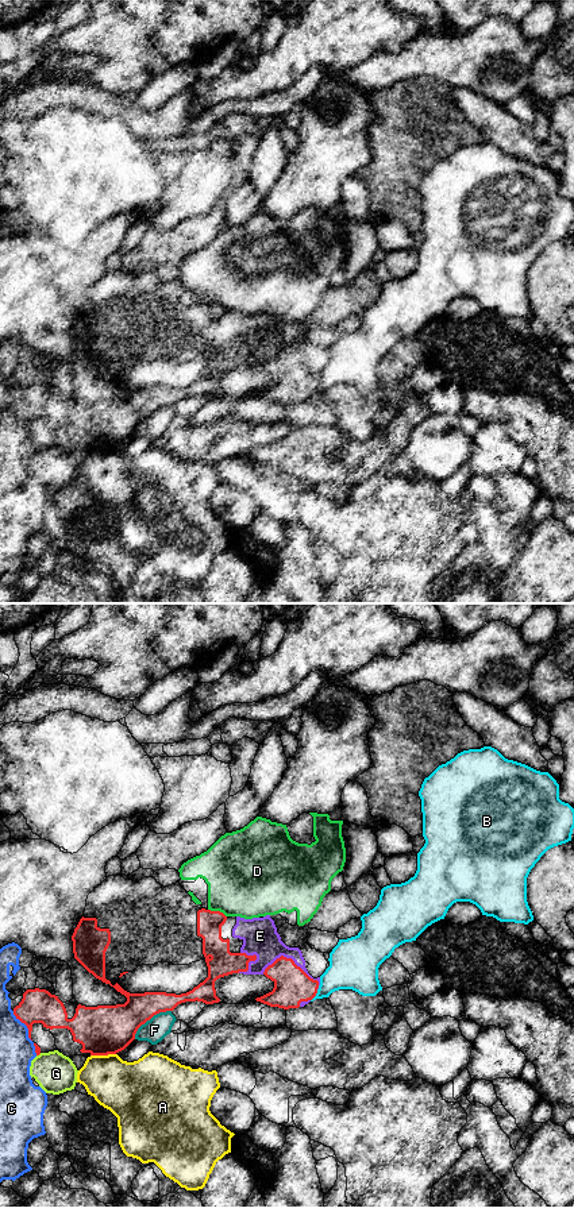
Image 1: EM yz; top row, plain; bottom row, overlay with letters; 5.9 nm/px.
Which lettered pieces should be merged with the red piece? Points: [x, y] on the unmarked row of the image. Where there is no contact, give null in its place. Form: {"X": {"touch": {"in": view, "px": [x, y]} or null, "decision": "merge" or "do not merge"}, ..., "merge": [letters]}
{"A": {"touch": {"in": "yz", "px": [103, 450]}, "decision": "do not merge"}, "B": {"touch": {"in": "yz", "px": [315, 390]}, "decision": "do not merge"}, "C": {"touch": {"in": "yz", "px": [26, 420]}, "decision": "do not merge"}, "D": {"touch": {"in": "yz", "px": [218, 307]}, "decision": "do not merge"}, "E": {"touch": {"in": "yz", "px": [292, 355]}, "decision": "merge"}, "F": {"touch": {"in": "yz", "px": [149, 415]}, "decision": "do not merge"}, "G": {"touch": {"in": "yz", "px": [38, 450]}, "decision": "do not merge"}, "merge": ["E"]}

